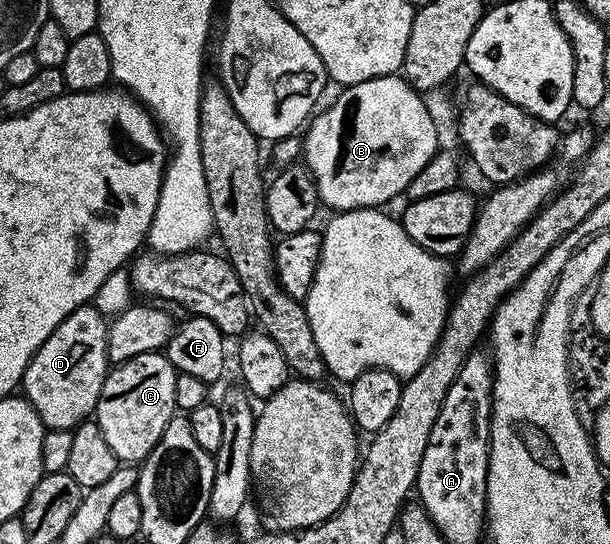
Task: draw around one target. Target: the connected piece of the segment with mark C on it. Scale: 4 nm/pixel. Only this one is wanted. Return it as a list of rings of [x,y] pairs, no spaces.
[[[162,350],[141,353],[124,363],[116,363],[108,370],[101,385],[101,397],[95,406],[93,421],[101,429],[109,449],[120,464],[139,465],[161,441],[165,425],[177,413],[177,372]]]

